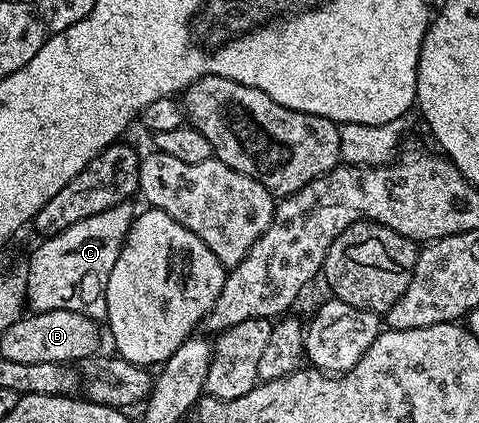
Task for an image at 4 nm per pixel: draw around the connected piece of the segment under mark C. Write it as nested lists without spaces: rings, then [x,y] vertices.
[[[122,202],[89,220],[81,220],[60,234],[42,239],[43,243],[32,252],[27,268],[27,301],[32,311],[72,310],[96,320],[107,316],[107,285],[109,272],[117,264],[125,236],[137,213],[131,202]]]

